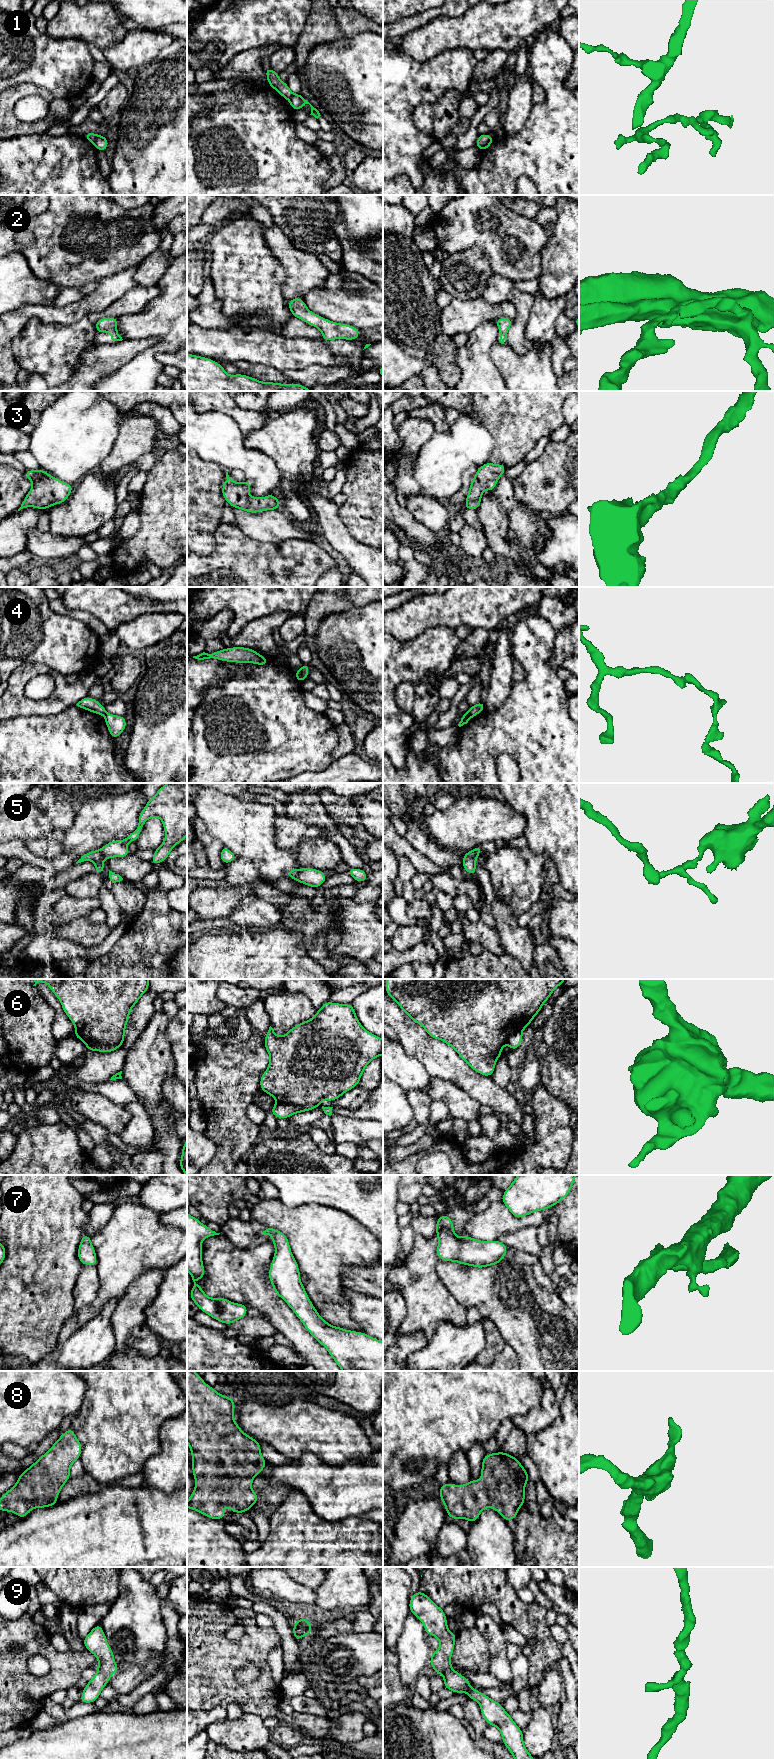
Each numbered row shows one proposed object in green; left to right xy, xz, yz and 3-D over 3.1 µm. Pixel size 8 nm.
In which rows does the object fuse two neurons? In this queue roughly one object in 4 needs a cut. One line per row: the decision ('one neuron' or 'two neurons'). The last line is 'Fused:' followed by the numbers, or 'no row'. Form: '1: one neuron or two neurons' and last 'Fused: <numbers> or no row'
1: two neurons
2: one neuron
3: one neuron
4: two neurons
5: two neurons
6: two neurons
7: one neuron
8: one neuron
9: one neuron
Fused: 1, 4, 5, 6

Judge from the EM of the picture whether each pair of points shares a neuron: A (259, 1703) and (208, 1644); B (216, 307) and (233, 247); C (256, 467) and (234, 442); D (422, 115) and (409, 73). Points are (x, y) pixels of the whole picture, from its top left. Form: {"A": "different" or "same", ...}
{"A": "same", "B": "different", "C": "same", "D": "different"}

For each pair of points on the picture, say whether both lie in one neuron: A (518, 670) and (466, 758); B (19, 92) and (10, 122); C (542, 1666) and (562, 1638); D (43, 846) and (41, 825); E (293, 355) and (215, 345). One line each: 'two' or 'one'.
A: two
B: one
C: two
D: two
E: one

